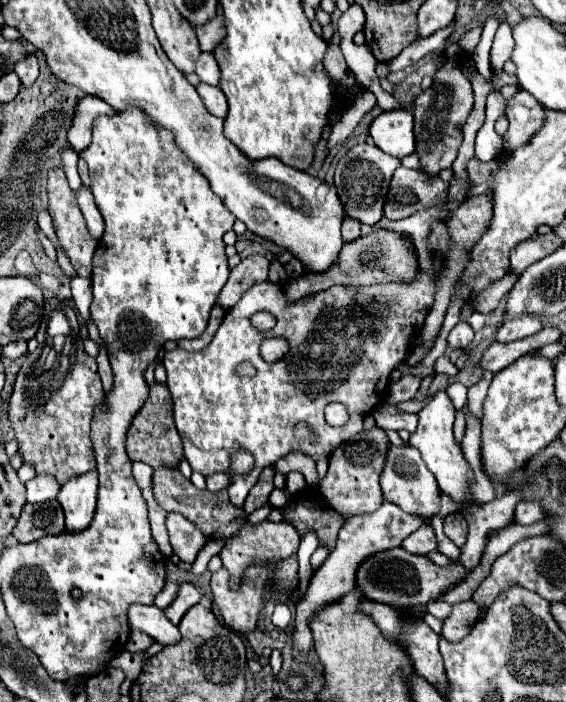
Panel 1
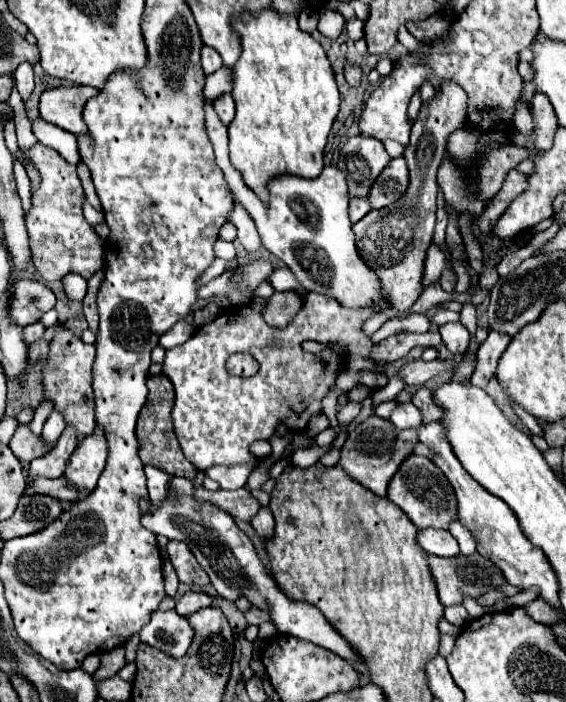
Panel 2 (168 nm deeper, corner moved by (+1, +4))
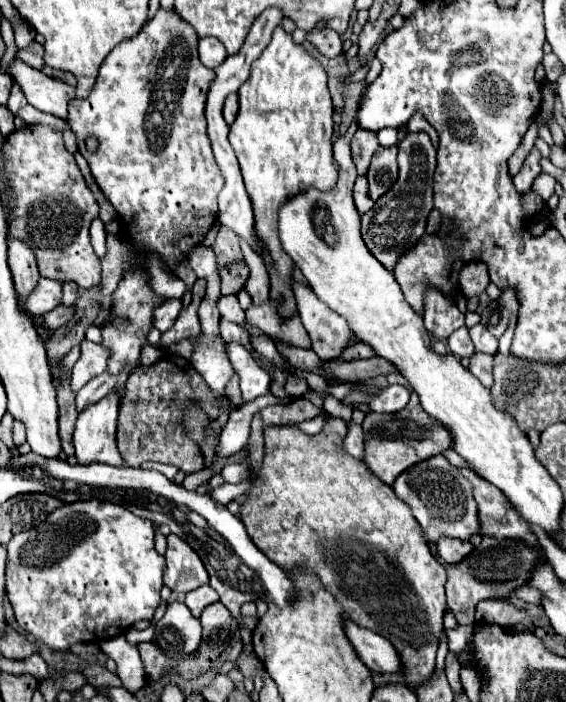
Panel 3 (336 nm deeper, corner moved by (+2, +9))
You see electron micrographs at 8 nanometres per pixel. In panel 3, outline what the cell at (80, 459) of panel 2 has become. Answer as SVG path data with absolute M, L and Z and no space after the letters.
M105 395L97 403L85 407L79 413L73 433L75 455L81 465L89 463L107 463L107 465L123 465L123 459L117 451L115 431L117 431L117 411L119 399L113 395Z

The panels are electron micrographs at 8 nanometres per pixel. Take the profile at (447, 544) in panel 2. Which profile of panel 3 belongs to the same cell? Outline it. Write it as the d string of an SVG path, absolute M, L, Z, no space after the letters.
M441 539L437 543L437 555L439 555L439 559L445 561L445 563L449 563L449 565L457 565L471 551L473 551L473 543L461 541L461 539Z

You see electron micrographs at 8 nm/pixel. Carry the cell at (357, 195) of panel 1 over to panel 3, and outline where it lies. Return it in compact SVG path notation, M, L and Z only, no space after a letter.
M357 129L353 141L351 141L351 157L355 163L355 169L359 175L365 175L369 169L369 161L373 153L379 149L377 135L367 129Z

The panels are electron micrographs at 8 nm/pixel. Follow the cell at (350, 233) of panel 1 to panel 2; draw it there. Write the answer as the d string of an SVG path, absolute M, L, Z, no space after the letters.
M350 200L350 210L348 210L350 222L356 224L356 222L362 220L370 210L372 210L372 208L370 208L368 200Z

